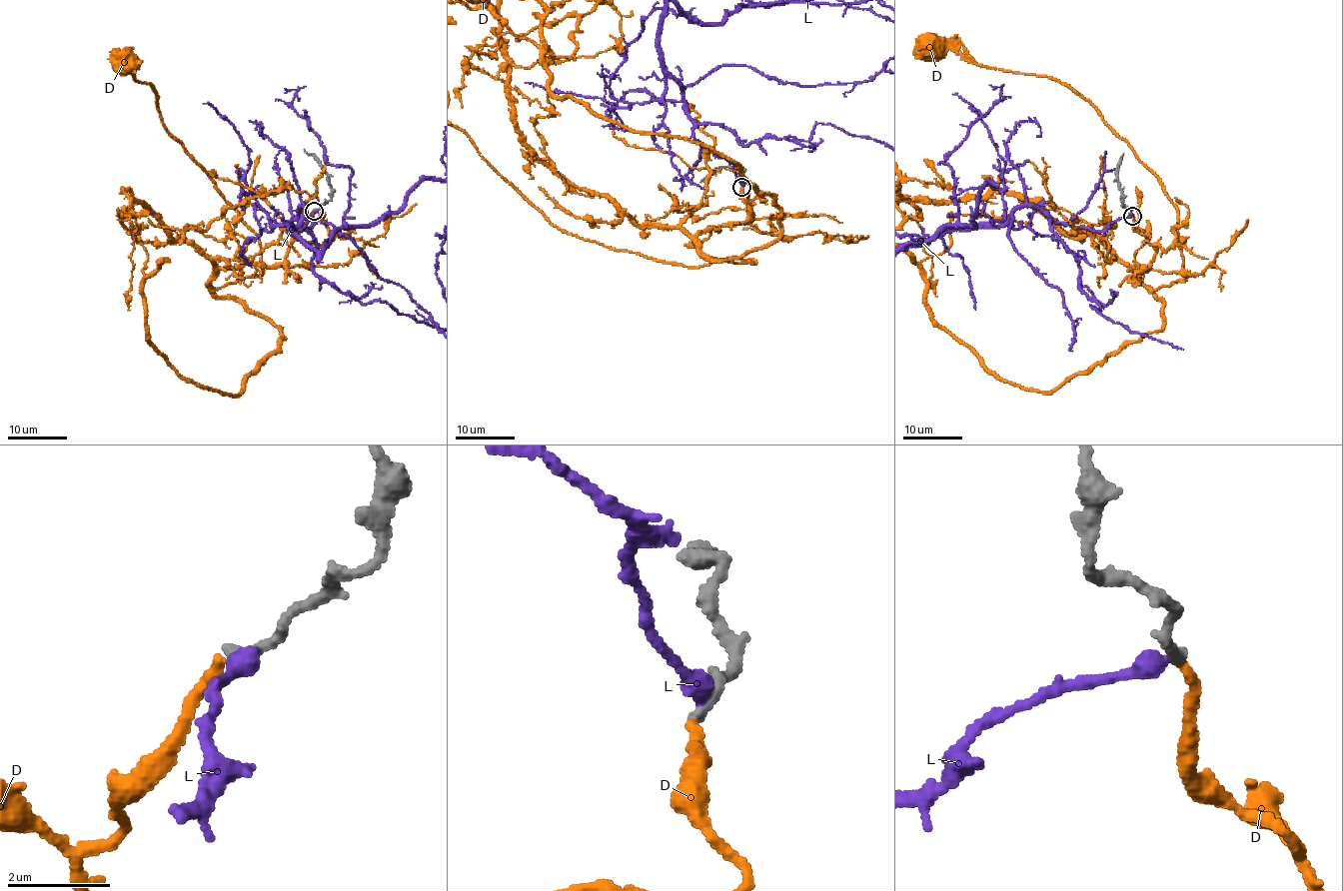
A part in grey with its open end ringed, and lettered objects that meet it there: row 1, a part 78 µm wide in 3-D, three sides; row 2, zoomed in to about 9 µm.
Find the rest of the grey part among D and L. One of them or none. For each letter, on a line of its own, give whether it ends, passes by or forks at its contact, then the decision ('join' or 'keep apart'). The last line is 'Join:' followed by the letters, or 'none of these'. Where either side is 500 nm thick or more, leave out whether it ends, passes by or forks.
D: it ends there; join
L: it ends there; keep apart
Join: D

